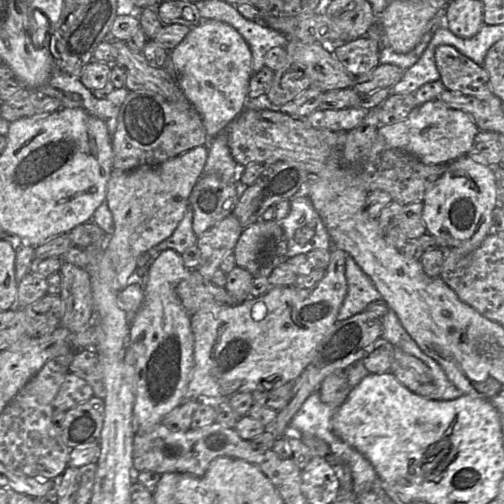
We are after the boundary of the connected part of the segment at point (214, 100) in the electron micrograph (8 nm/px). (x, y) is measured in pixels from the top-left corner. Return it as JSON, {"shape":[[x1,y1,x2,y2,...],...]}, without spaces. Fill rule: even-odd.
{"shape":[[201,20,168,55,177,71,177,84,200,114,209,139,224,132,248,99,252,54,244,38,227,23]]}

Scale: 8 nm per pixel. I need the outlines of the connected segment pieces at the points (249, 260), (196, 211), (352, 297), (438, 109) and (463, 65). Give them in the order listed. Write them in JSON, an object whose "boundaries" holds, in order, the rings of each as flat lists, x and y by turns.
{"boundaries":[[[274,219,257,221,243,229,233,252,236,265,253,276,267,272,265,255,282,238,283,229]],[[202,174,189,197,196,236,199,237,230,215,238,200,235,182,223,182,215,175]],[[349,255,346,256,345,261,345,276,347,293,337,314,338,321,364,311,370,302,381,299,372,280]],[[438,99,415,106,406,118,391,125,381,125,379,113,379,106,370,109,362,124,374,125,390,147,410,153,426,165,449,164,468,155,480,131,466,113,450,108]],[[438,46,434,57,440,80,447,90,478,99,495,96,490,87,489,75,483,66,477,65,453,46]]]}

